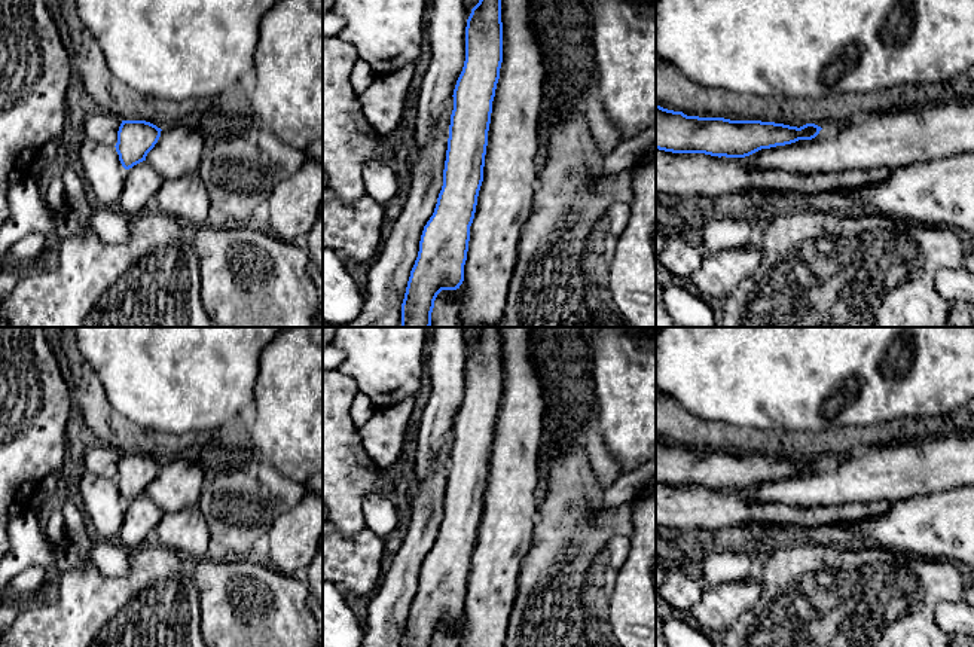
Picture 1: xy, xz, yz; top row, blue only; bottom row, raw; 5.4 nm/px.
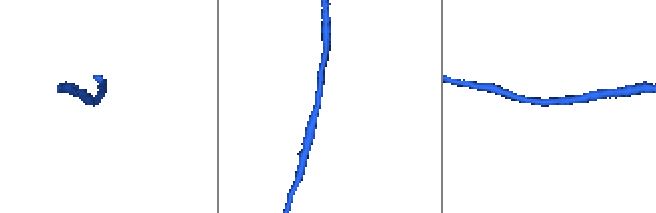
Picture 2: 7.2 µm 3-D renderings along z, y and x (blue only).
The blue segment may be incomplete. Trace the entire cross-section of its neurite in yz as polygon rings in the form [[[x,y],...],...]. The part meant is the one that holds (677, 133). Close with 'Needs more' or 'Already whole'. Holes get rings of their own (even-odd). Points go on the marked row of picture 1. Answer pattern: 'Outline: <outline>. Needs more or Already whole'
Outline: [[[656,106],[656,149],[672,153],[705,153],[745,158],[761,149],[815,138],[822,128],[800,128],[761,120],[687,116]]]. Already whole

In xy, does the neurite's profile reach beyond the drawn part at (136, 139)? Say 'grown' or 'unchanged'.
unchanged

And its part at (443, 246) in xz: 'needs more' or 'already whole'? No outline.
already whole

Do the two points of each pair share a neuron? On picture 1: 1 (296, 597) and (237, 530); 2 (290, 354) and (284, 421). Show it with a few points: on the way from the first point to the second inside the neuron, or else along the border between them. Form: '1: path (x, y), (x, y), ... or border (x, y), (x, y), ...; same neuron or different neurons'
1: border (210, 559), (246, 561); different neurons
2: path (290, 371), (290, 405); same neuron

